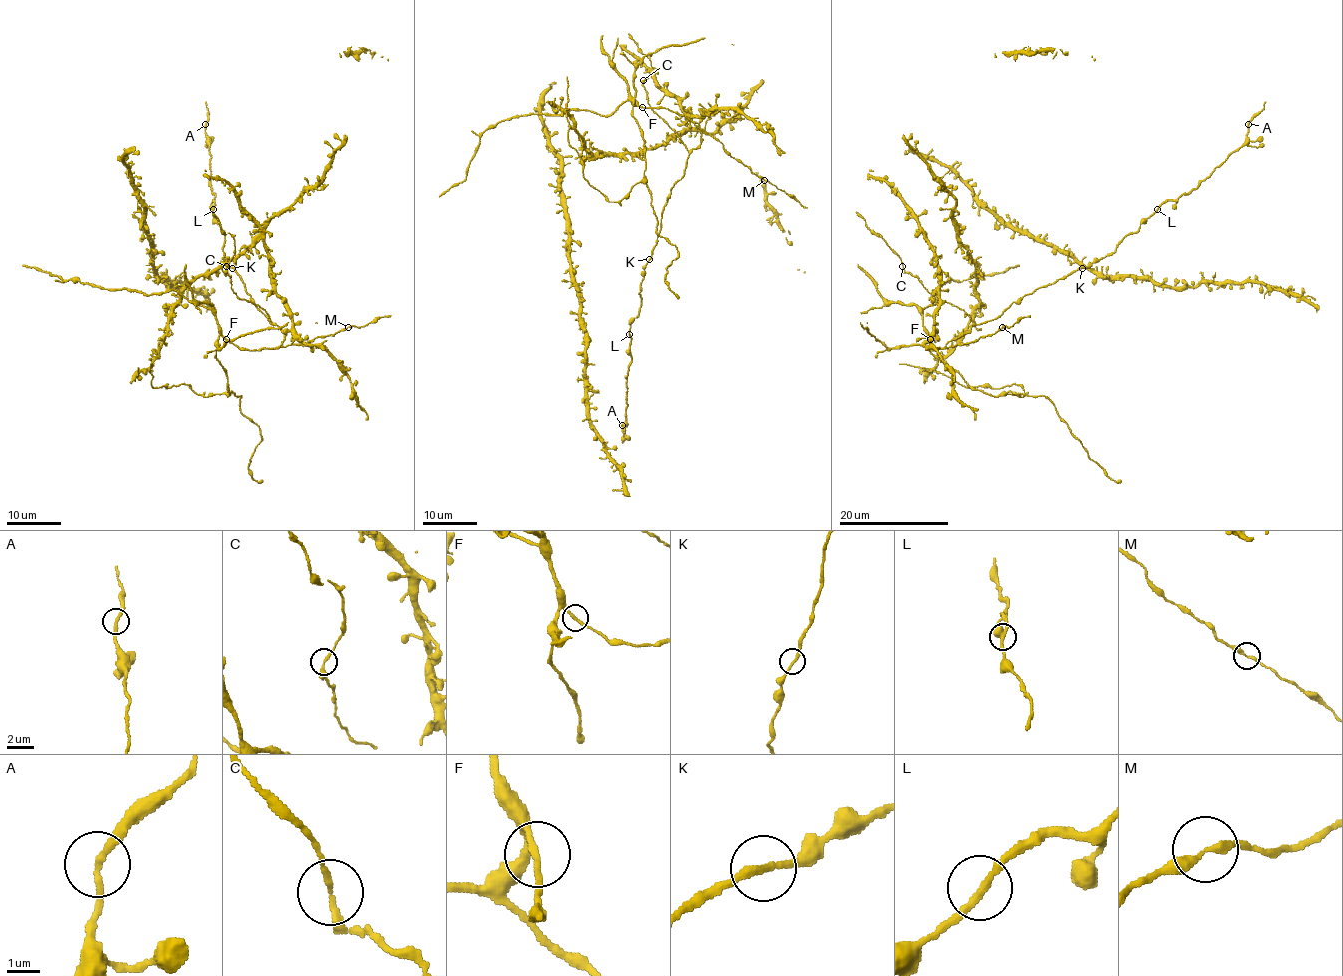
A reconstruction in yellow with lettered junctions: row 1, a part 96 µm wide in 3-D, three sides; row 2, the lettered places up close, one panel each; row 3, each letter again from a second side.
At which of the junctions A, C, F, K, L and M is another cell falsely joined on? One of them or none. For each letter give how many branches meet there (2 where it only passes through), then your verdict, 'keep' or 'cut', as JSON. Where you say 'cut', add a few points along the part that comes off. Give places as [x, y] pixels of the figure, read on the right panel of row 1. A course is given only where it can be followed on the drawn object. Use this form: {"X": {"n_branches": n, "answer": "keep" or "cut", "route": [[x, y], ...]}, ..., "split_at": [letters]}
{"A": {"n_branches": 2, "answer": "keep"}, "C": {"n_branches": 2, "answer": "keep"}, "F": {"n_branches": 2, "answer": "keep"}, "K": {"n_branches": 2, "answer": "keep"}, "L": {"n_branches": 2, "answer": "keep"}, "M": {"n_branches": 2, "answer": "keep"}, "split_at": []}

